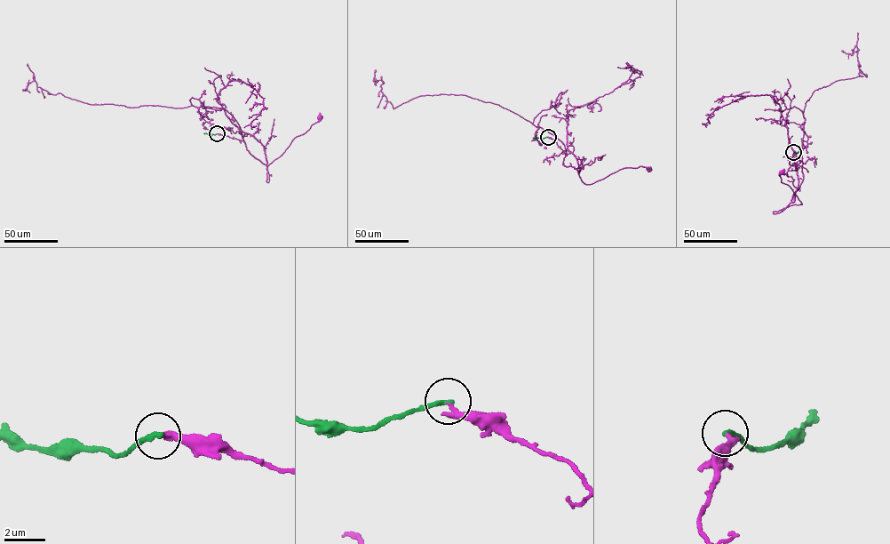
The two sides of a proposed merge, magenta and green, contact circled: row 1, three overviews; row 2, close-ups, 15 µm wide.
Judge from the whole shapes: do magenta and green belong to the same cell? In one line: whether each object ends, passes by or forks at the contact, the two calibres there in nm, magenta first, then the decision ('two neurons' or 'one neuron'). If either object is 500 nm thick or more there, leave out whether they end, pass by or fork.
magenta ends there; green ends there; 280 nm thick on the magenta side, 240 nm on the other; two neurons

